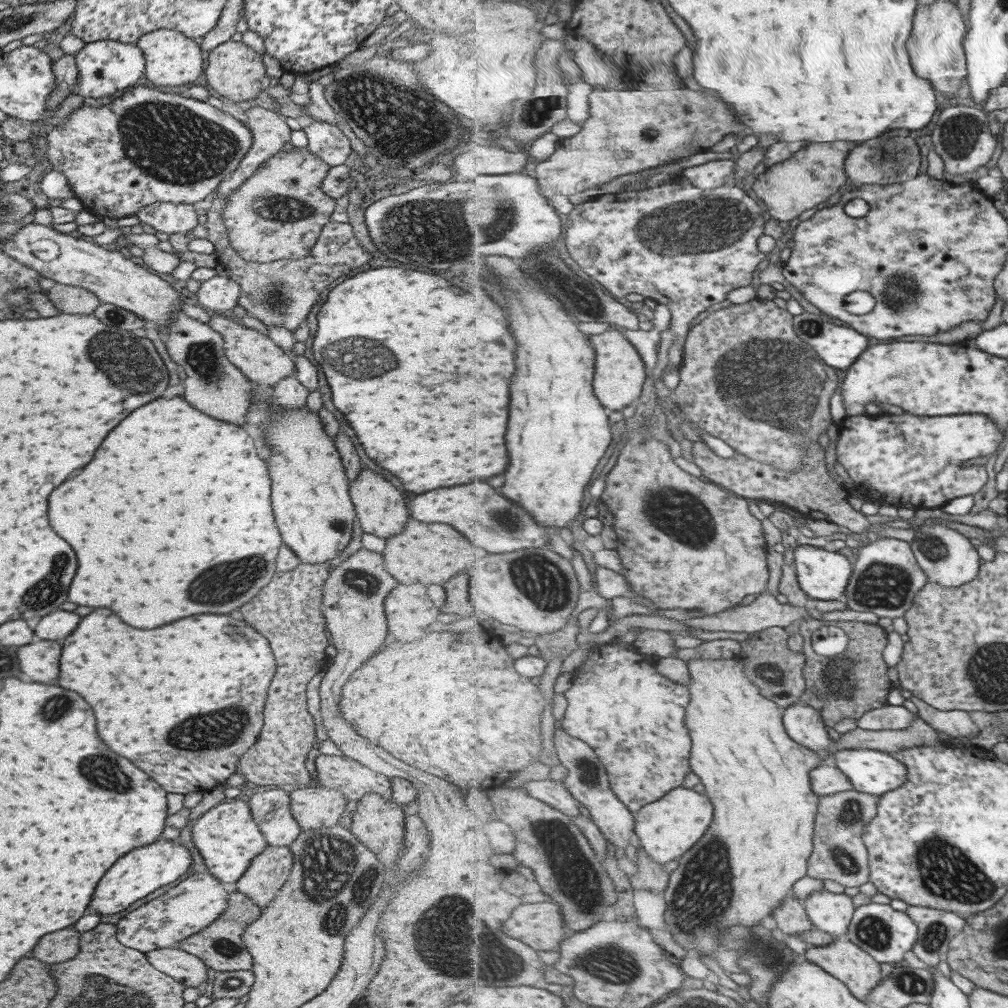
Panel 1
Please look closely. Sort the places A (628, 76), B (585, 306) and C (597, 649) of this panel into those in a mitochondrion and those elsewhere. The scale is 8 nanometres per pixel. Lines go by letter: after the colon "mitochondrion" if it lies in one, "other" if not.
A: other
B: mitochondrion
C: other

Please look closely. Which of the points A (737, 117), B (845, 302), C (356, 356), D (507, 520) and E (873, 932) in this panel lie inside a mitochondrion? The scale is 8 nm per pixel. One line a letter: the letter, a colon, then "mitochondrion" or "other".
A: other
B: other
C: mitochondrion
D: mitochondrion
E: mitochondrion

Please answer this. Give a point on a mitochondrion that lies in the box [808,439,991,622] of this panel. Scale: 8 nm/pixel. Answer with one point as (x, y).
(883, 586)

